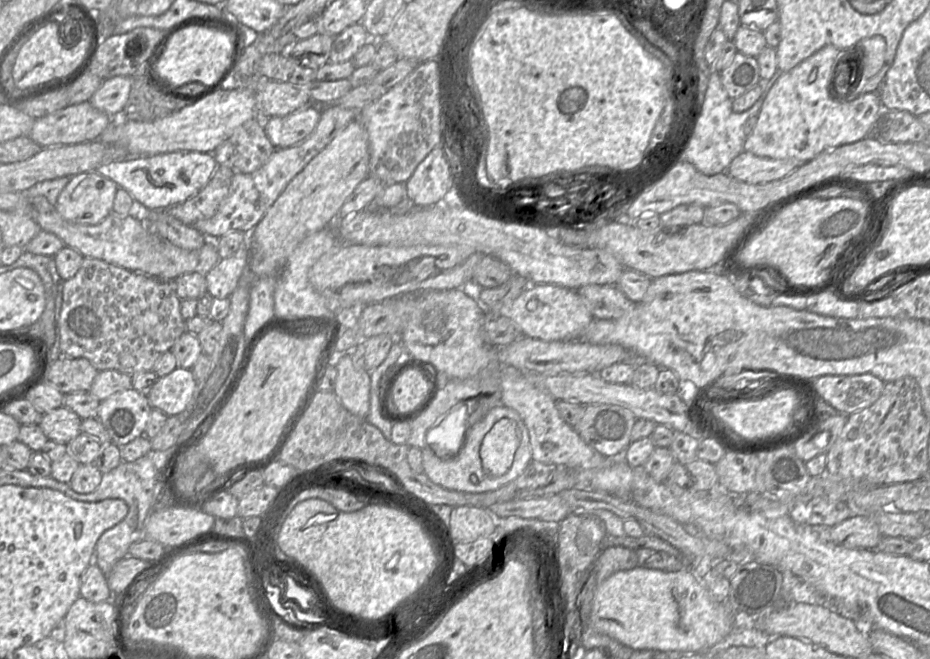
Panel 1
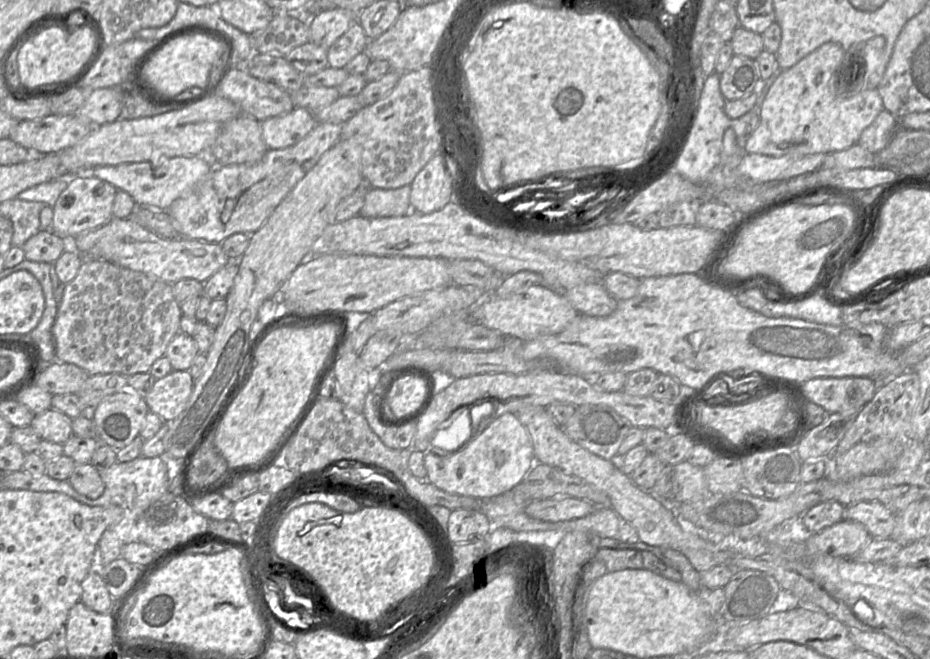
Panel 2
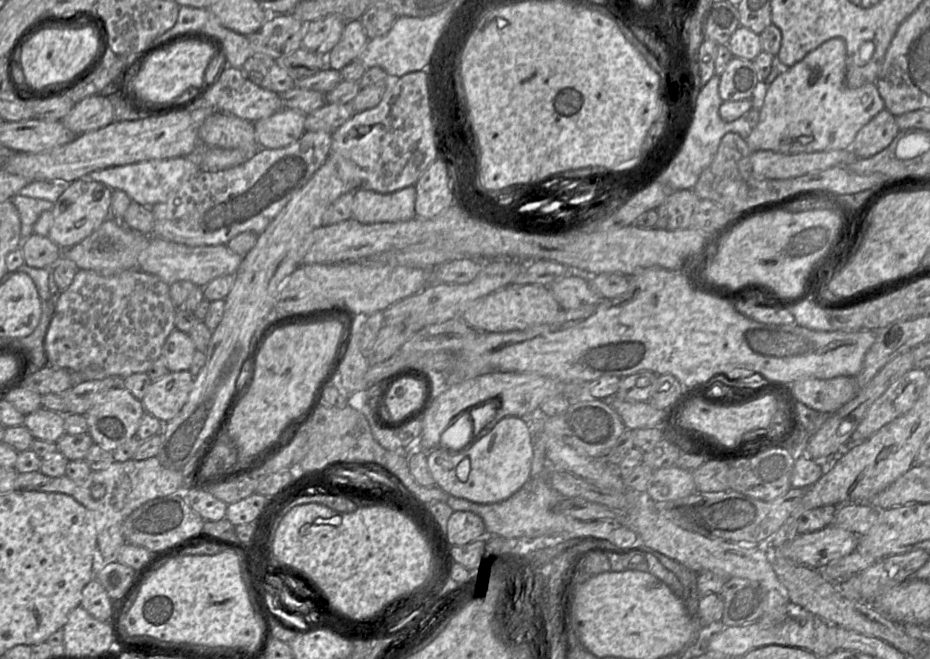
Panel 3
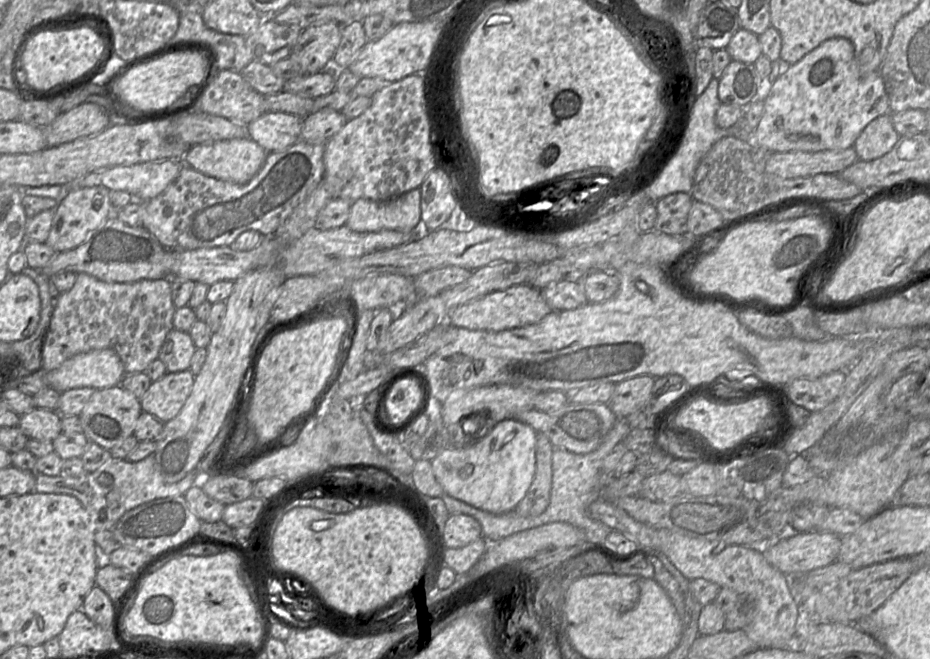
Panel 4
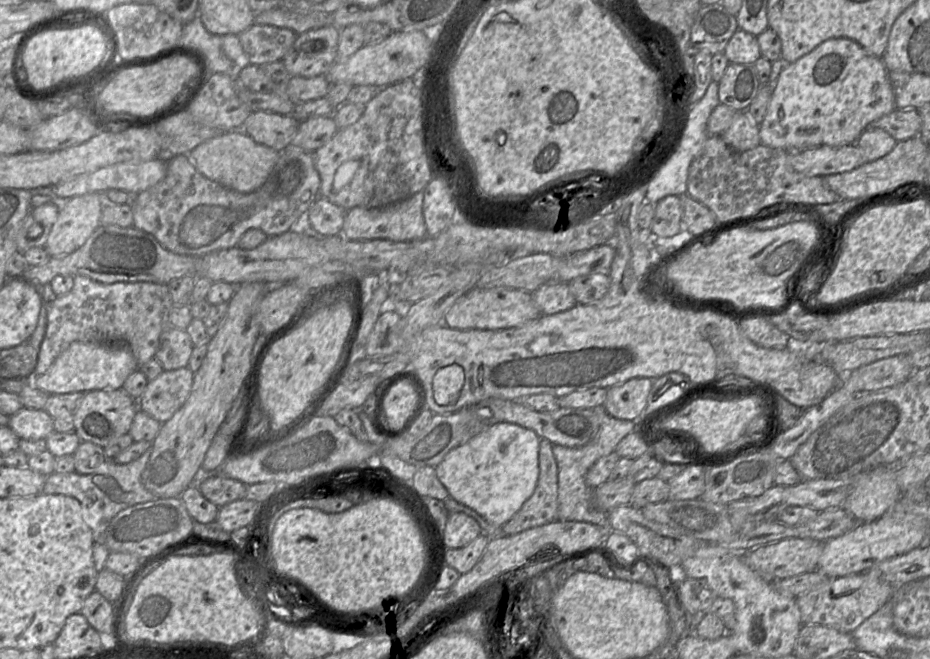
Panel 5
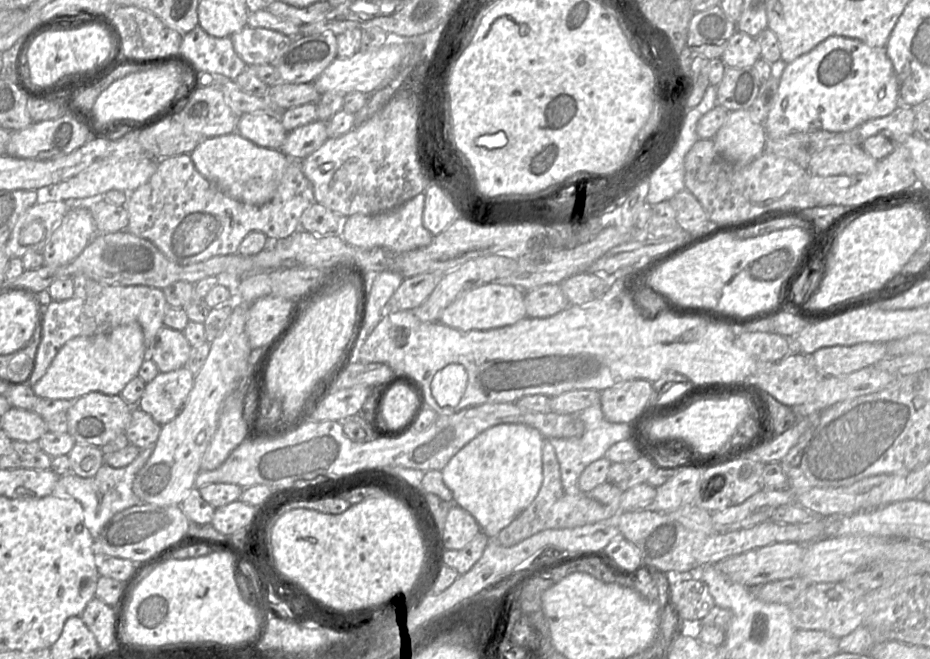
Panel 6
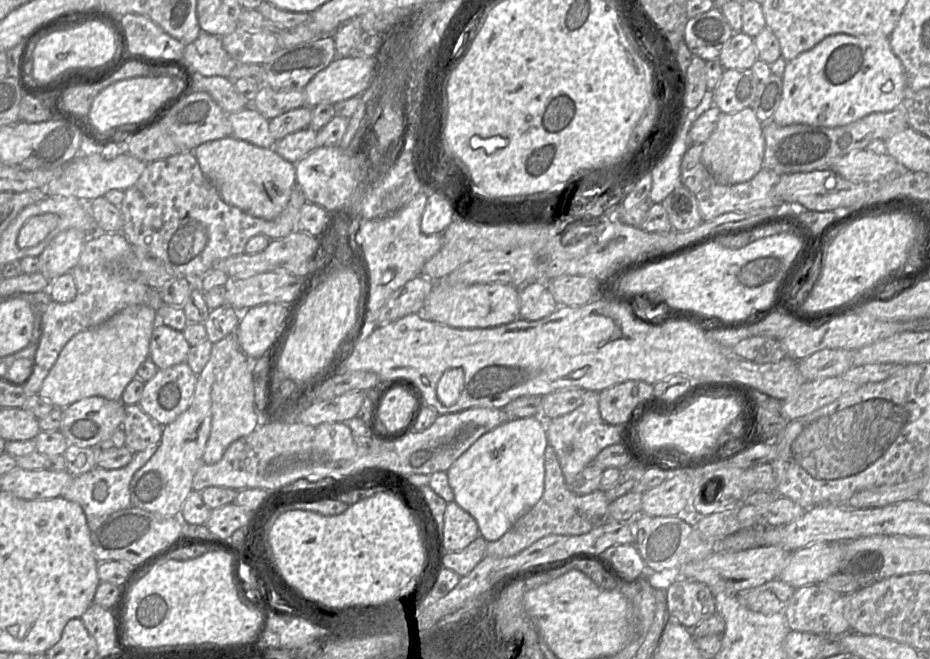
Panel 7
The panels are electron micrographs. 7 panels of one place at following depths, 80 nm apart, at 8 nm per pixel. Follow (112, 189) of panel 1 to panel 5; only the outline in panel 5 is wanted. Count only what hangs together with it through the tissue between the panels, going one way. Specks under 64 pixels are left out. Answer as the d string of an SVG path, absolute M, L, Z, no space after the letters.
M90 193L59 201L57 220L44 248L50 257L70 254L81 247L101 224L105 193Z

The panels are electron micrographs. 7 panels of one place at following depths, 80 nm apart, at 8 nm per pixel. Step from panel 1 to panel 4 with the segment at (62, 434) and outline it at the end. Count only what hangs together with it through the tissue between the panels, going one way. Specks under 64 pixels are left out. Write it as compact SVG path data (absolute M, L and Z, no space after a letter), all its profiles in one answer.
M34 407L20 416L18 427L30 439L53 441L62 432L61 420L58 411Z

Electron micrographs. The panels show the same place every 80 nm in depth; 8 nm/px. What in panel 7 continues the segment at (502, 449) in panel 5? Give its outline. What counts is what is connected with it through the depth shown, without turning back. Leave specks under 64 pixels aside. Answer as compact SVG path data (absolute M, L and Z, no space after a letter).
M540 416L510 419L483 434L447 470L454 501L477 522L487 542L498 540L542 497L545 487L545 449L548 445L545 421Z

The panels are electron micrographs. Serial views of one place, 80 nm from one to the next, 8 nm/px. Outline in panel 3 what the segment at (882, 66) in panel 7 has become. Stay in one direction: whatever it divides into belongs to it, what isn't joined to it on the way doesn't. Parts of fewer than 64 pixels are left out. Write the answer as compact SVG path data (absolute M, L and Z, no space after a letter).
M832 38L808 53L801 61L783 71L768 87L757 126L746 142L752 152L773 151L783 154L850 149L859 130L885 108L876 83L851 89L846 80L846 44L842 38Z

